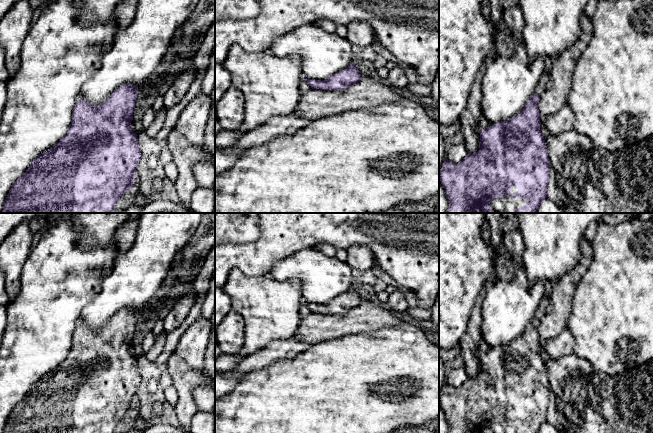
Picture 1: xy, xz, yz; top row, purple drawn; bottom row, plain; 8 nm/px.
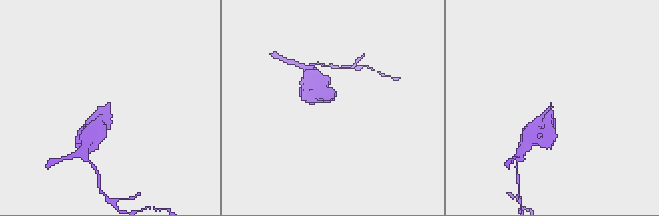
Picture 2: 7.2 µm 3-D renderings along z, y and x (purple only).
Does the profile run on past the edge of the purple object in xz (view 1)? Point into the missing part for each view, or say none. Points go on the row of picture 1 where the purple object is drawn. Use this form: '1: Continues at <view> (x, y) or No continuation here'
1: No continuation here

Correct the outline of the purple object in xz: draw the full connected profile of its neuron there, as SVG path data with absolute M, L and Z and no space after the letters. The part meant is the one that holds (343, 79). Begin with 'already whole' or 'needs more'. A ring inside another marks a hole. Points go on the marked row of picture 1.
already whole; M351 63L346 69L335 73L326 80L315 80L303 76L312 89L321 90L343 90L349 88L361 80L360 72L354 63Z

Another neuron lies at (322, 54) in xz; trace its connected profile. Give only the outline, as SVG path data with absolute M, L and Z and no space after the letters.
M307 24L294 29L292 32L278 37L273 41L266 53L280 58L297 55L302 63L303 76L326 80L335 73L346 69L355 58L350 42L336 33L329 33L315 24Z

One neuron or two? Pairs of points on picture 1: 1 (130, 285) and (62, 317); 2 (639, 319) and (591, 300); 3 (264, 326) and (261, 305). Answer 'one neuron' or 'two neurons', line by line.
1: two neurons
2: one neuron
3: one neuron

